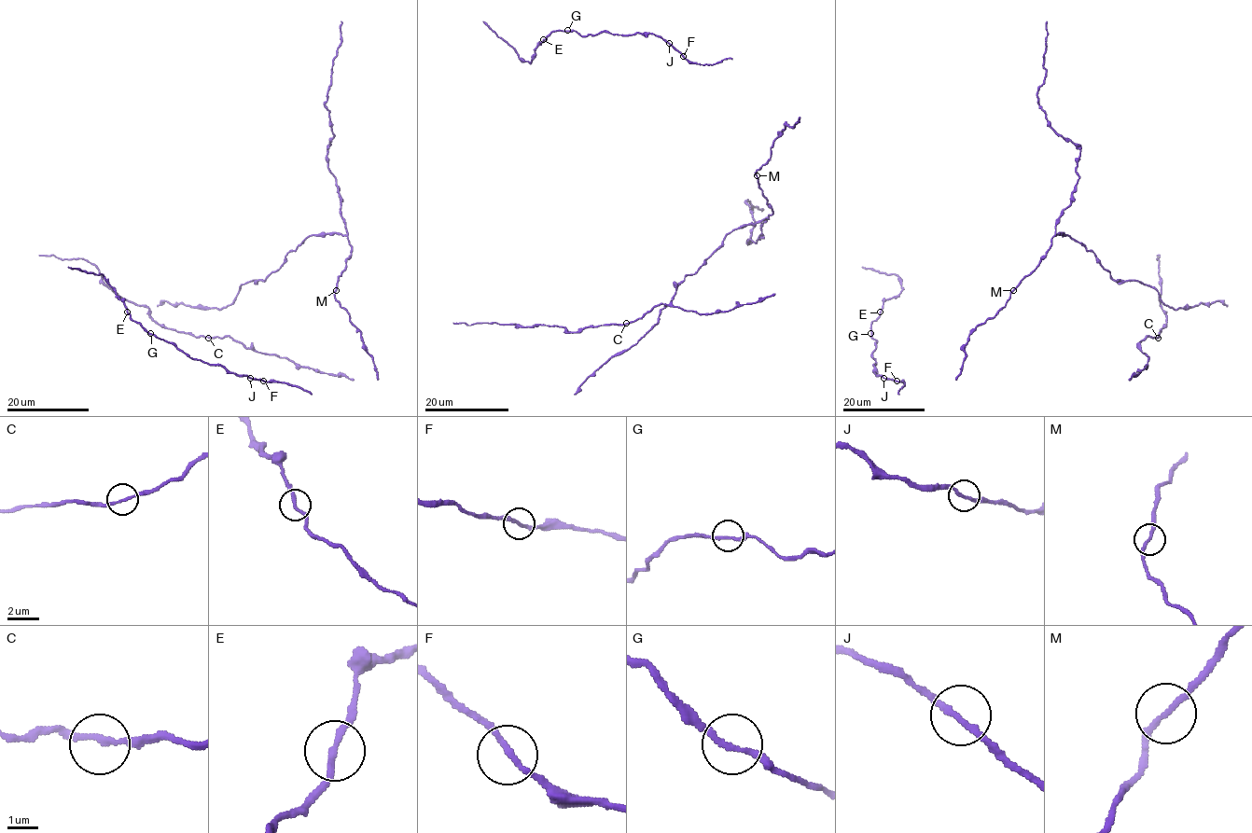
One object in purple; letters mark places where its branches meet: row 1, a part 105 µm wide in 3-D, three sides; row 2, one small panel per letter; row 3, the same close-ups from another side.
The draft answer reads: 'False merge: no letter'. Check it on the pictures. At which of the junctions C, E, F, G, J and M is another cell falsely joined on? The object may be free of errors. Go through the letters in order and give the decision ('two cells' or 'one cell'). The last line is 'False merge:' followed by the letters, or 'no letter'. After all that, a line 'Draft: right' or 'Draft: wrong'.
C: one cell
E: one cell
F: one cell
G: one cell
J: one cell
M: one cell
False merge: no letter
Draft: right

